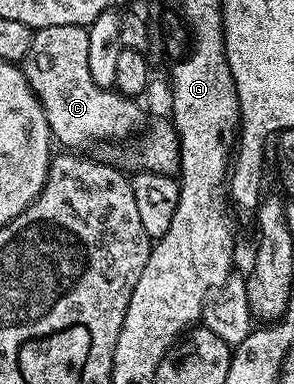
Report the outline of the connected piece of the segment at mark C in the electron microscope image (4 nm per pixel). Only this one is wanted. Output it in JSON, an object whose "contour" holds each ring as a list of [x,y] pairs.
{"contour":[[[61,25],[37,30],[28,47],[24,72],[26,82],[38,96],[38,102],[42,104],[42,110],[46,113],[51,138],[57,144],[59,141],[60,144],[66,145],[62,147],[82,145],[85,141],[106,141],[109,137],[129,138],[135,132],[133,129],[137,127],[138,120],[142,117],[137,100],[123,97],[117,91],[102,89],[92,79],[92,71],[88,71],[88,32],[81,25]]]}

